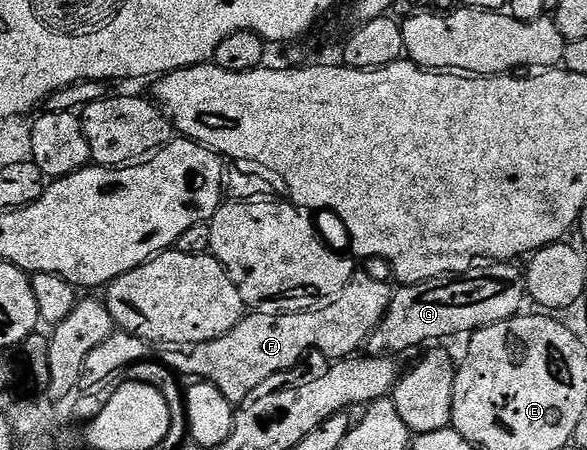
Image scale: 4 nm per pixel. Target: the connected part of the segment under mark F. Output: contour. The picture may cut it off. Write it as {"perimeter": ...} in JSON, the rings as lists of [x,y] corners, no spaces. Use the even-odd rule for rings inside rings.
{"perimeter":[[[356,273],[351,276],[349,285],[328,307],[322,307],[319,311],[302,311],[301,313],[289,313],[288,315],[270,315],[269,313],[244,314],[236,327],[229,329],[221,337],[213,341],[201,341],[200,343],[186,343],[180,347],[168,350],[165,364],[168,370],[176,376],[188,375],[188,380],[212,383],[232,405],[241,405],[246,399],[252,398],[260,389],[266,388],[267,383],[274,375],[295,367],[302,361],[303,355],[310,351],[320,351],[327,358],[327,361],[338,361],[356,354],[358,347],[362,348],[367,340],[377,329],[377,325],[385,317],[385,313],[391,304],[393,287],[374,279],[371,275]]]}

